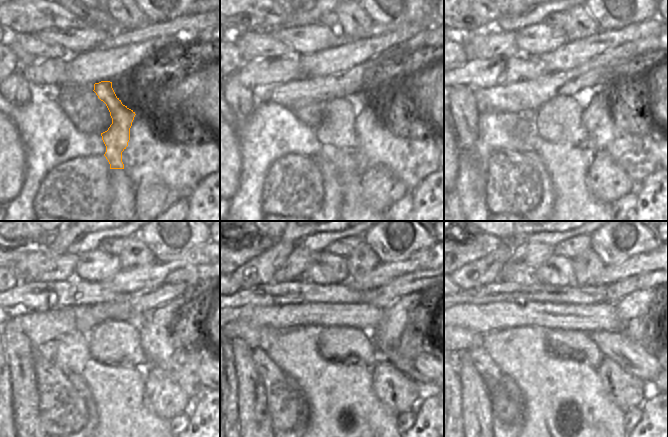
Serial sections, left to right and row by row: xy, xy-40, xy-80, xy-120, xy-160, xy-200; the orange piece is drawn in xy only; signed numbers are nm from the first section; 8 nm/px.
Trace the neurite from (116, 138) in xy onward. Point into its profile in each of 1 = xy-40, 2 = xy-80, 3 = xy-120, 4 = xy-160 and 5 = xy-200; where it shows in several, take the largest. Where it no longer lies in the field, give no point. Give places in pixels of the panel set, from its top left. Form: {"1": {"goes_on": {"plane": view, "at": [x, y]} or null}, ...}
{"1": {"goes_on": {"plane": "xy-40", "at": [338, 128]}}, "2": {"goes_on": {"plane": "xy-80", "at": [559, 120]}}, "3": {"goes_on": {"plane": "xy-120", "at": [115, 342]}}, "4": {"goes_on": {"plane": "xy-160", "at": [349, 345]}}, "5": {"goes_on": {"plane": "xy-200", "at": [578, 346]}}}

